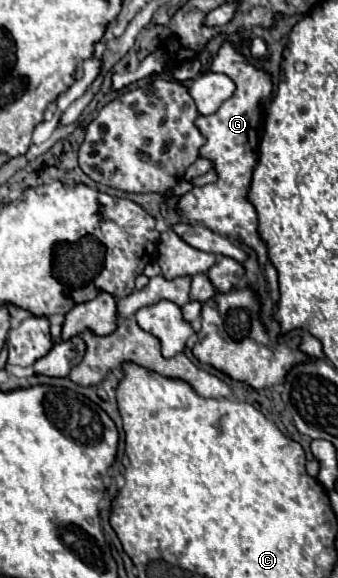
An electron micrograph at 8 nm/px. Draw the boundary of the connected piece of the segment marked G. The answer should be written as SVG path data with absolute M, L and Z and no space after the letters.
M225 42L225 46L219 49L217 58L211 64L211 72L227 74L237 86L233 96L225 100L215 114L199 116L195 120L201 134L207 138L205 146L201 148L201 156L211 158L215 162L219 180L213 184L193 188L189 194L185 194L179 200L179 212L185 220L203 222L213 232L235 238L251 246L257 252L261 266L265 266L267 246L257 232L257 226L259 226L257 212L255 212L255 206L249 202L247 194L249 194L249 184L253 176L253 166L257 164L257 156L259 156L257 152L259 140L263 134L261 100L271 96L271 80L263 70L257 70L251 64L247 64L245 58L229 42Z

